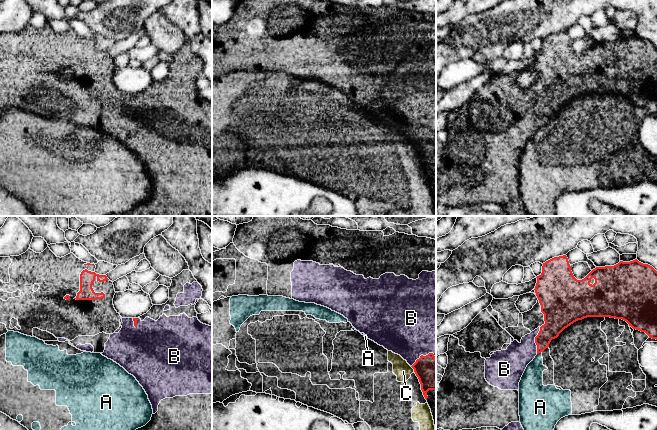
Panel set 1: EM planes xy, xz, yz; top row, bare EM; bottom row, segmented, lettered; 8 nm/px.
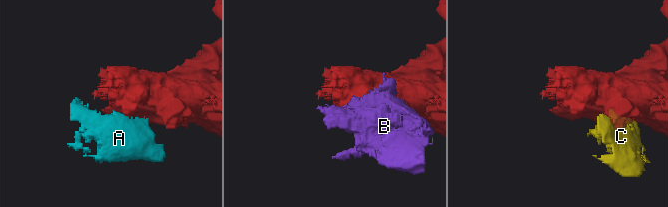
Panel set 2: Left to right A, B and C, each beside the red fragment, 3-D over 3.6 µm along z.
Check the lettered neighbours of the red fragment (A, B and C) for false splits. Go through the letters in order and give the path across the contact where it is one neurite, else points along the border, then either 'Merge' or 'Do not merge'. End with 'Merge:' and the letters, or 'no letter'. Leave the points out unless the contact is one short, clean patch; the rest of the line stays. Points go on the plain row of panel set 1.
A: Boundary: yz (541, 127), (537, 130). Do not merge
B: Merge
C: Do not merge
Merge: B

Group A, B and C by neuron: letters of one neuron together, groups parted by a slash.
A C / B

